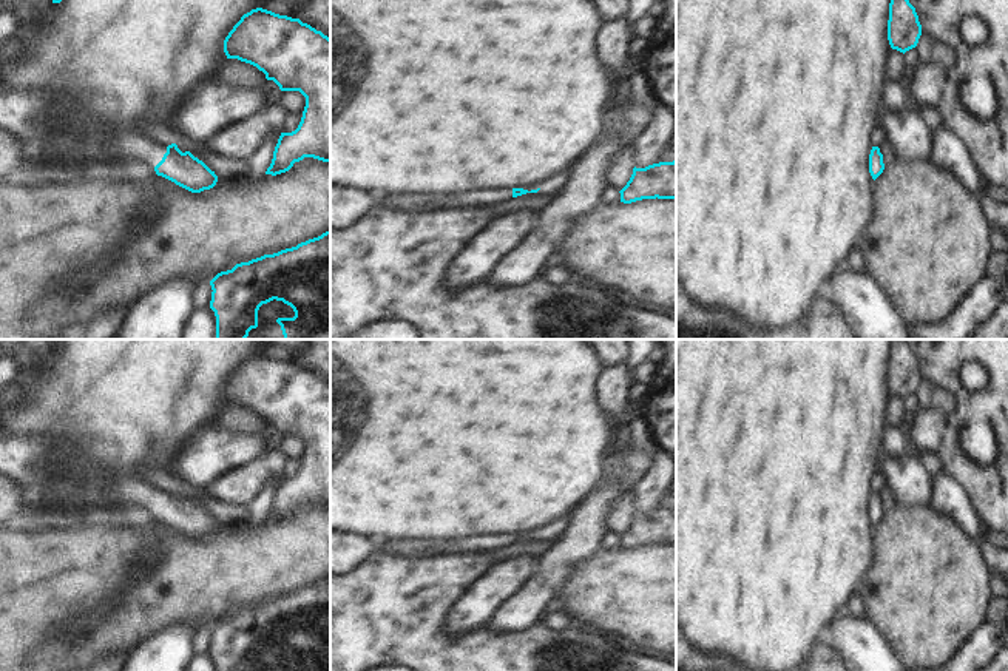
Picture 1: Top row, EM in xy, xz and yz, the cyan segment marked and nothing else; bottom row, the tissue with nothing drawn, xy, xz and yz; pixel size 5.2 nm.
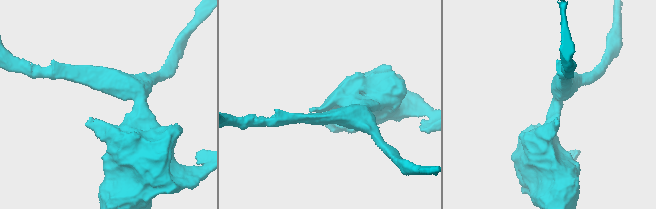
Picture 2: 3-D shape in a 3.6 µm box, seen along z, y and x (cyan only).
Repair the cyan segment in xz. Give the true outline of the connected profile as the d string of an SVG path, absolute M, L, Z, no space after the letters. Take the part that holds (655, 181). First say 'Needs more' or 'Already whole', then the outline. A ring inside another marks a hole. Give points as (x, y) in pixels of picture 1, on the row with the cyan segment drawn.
Already whole. M676 160L645 168L634 167L630 180L619 193L624 204L656 197L676 199Z

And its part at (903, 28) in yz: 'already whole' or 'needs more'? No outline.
already whole

